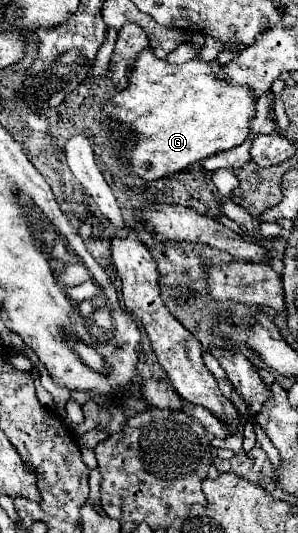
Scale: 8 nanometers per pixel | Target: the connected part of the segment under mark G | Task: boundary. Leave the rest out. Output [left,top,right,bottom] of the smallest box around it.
[104,47,256,181]

